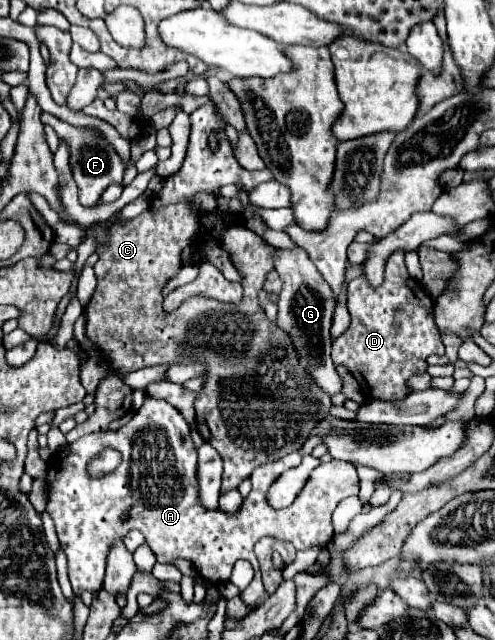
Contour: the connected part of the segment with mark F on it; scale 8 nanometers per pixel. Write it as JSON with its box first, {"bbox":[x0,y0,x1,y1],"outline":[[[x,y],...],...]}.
{"bbox":[42,112,124,206],"outline":[[[42,112],[44,118],[42,122],[44,124],[50,124],[56,134],[60,136],[60,140],[68,142],[70,146],[70,164],[72,164],[72,172],[74,172],[74,178],[76,178],[76,184],[78,184],[78,194],[80,194],[80,204],[82,206],[94,206],[102,192],[110,186],[110,184],[120,184],[122,182],[122,174],[124,174],[124,164],[122,160],[118,158],[118,154],[114,152],[114,148],[100,136],[96,136],[94,130],[82,130],[82,128],[74,128],[62,120],[58,120],[56,116],[48,114],[48,112]]]}

